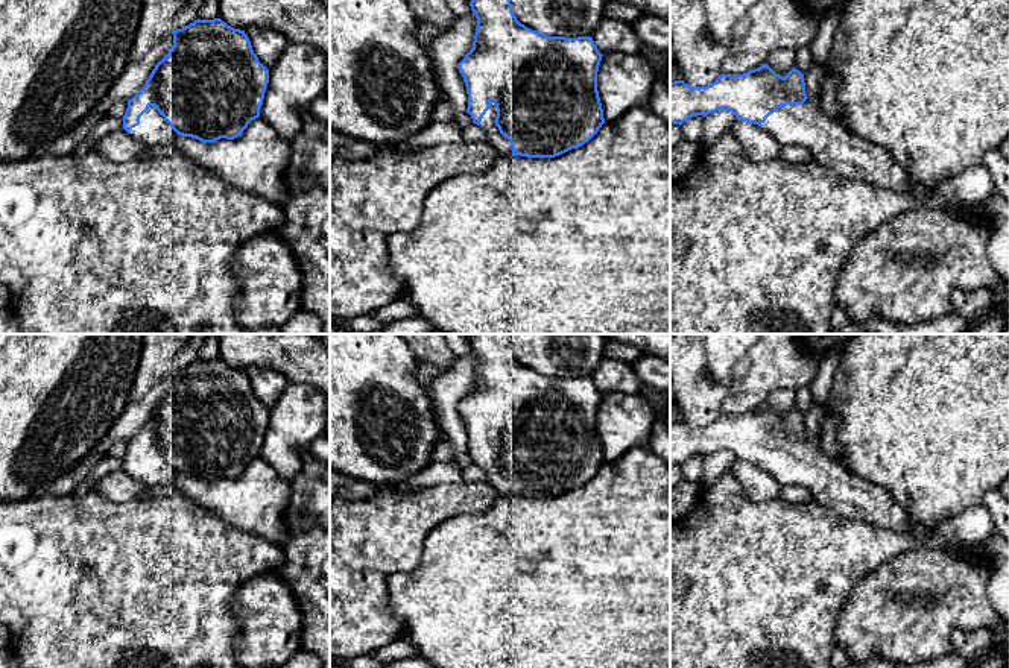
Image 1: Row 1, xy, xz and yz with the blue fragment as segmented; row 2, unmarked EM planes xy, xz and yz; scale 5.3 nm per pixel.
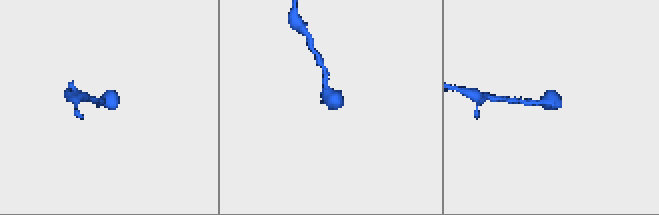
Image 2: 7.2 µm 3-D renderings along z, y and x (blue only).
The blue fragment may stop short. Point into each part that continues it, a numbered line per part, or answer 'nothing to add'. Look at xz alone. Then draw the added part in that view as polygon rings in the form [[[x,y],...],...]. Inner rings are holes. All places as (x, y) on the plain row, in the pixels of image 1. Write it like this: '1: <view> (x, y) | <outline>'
1: xz (502, 486) | [[[491,442],[489,449],[483,455],[479,468],[485,472],[485,481],[495,490],[497,496],[512,496],[512,487],[508,478],[504,478],[494,460],[497,457],[495,445]]]

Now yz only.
1: yz (830, 483) | [[[807,439],[802,445],[786,445],[770,454],[761,468],[784,486],[805,487],[814,501],[834,510],[840,516],[866,521],[878,528],[886,528],[916,539],[925,539],[932,528],[910,521],[907,512],[894,498],[874,483],[849,472],[839,460],[827,455],[818,439]]]

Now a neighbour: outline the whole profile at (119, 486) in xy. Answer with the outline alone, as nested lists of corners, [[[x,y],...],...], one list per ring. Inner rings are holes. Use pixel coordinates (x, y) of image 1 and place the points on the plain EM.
[[[123,468],[103,475],[93,490],[112,503],[126,503],[131,499],[143,498],[146,492],[152,490],[153,486],[144,484],[137,478],[132,478]]]

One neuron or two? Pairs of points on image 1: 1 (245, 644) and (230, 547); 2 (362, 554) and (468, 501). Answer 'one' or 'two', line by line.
1: two
2: one

